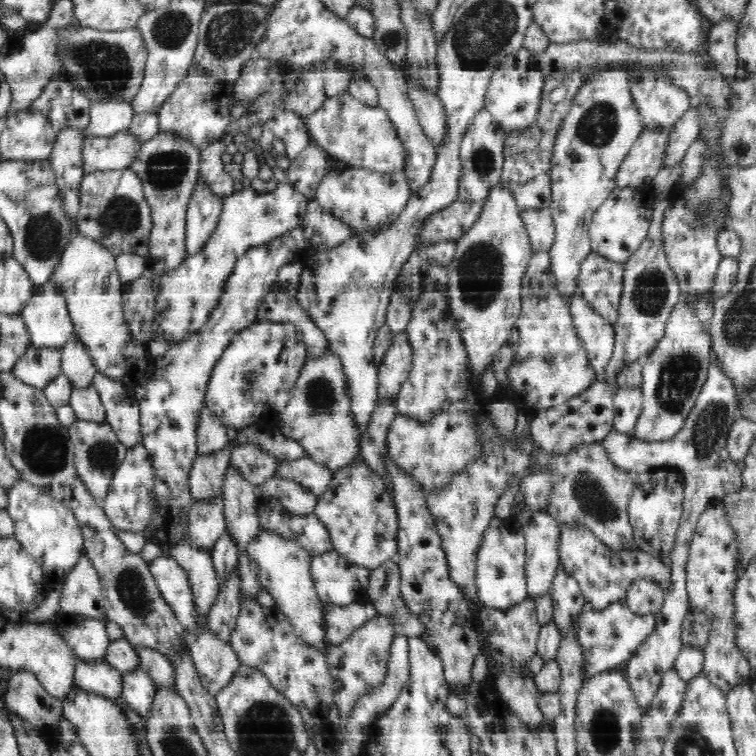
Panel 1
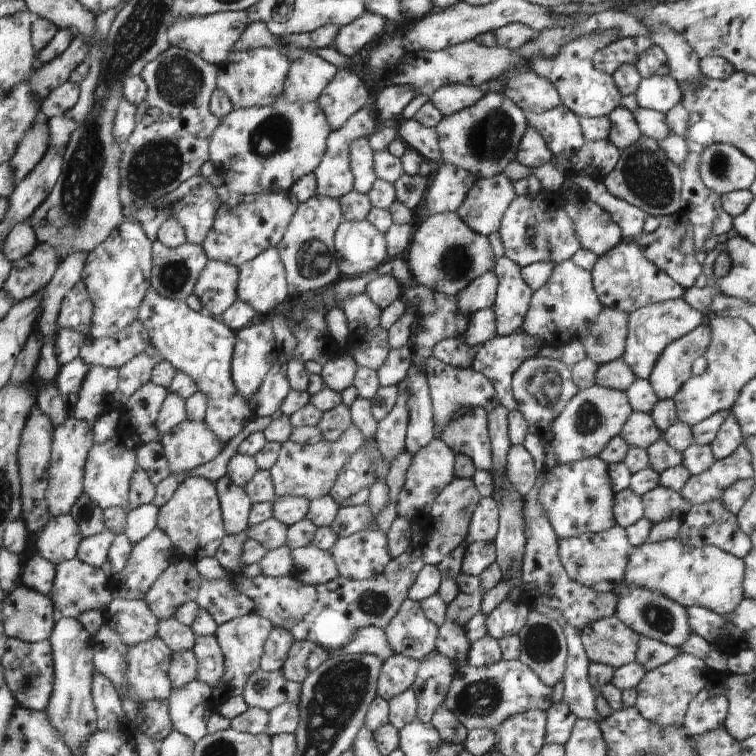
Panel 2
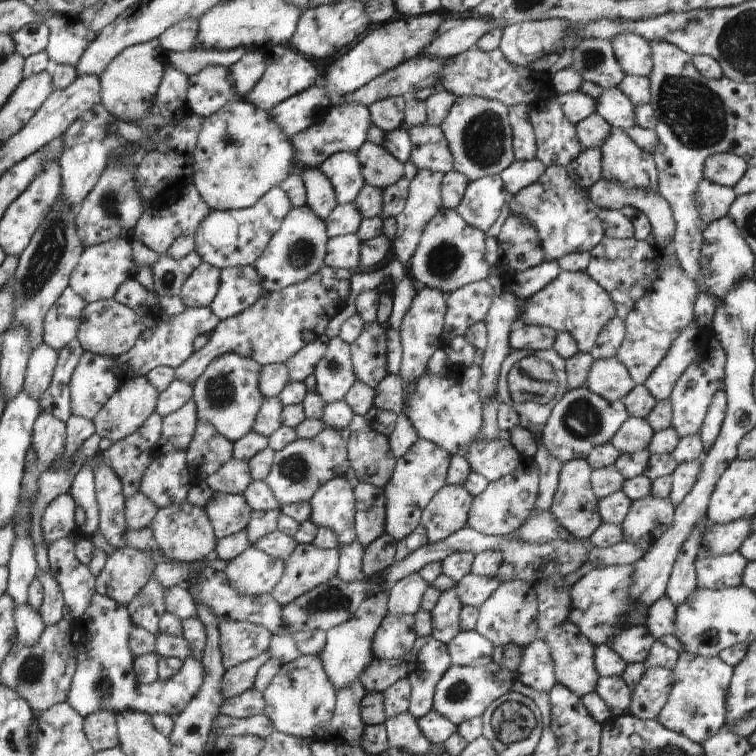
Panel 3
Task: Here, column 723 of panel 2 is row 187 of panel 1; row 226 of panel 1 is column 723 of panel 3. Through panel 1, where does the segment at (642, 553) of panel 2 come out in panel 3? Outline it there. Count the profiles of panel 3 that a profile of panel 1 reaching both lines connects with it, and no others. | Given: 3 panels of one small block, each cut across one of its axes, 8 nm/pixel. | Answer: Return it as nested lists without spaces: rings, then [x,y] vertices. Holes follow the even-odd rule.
[[[700,548],[695,561],[697,588],[700,590],[722,590],[744,584],[744,573],[749,561],[740,552],[728,555],[710,554]]]

